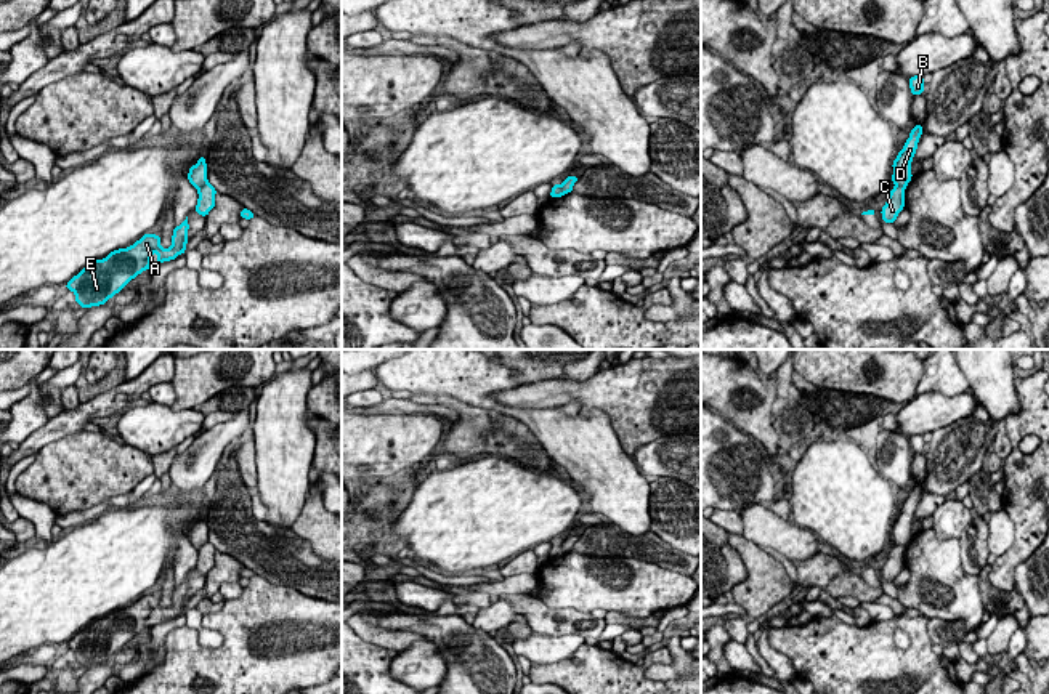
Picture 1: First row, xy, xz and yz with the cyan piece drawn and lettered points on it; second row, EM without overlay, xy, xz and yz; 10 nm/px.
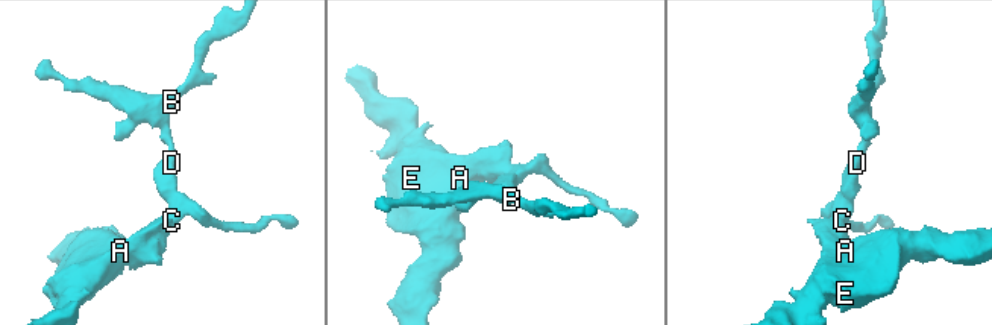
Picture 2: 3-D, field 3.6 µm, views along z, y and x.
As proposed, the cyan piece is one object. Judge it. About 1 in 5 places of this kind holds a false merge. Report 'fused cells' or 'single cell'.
fused cells

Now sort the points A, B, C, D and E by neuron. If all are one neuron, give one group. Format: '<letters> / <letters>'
A C E / B D

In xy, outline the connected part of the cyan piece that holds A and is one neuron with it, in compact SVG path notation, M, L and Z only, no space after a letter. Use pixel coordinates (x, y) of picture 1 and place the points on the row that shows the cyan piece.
M188 216L175 226L172 245L160 247L160 236L144 234L140 240L127 248L111 252L103 260L95 260L74 276L66 288L75 293L75 301L82 308L106 305L109 298L119 293L132 279L151 268L151 255L157 253L157 263L178 258L186 253L188 244Z

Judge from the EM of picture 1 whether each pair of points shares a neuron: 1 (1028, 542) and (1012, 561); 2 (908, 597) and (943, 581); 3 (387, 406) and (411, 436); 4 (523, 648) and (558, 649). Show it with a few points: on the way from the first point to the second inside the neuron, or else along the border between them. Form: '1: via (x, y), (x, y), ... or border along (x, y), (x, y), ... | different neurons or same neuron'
1: via (1024, 547), (1014, 556) | same neuron
2: via (918, 593), (935, 589) | same neuron
3: border along (371, 412), (429, 415) | different neurons
4: via (531, 648), (550, 649) | same neuron

